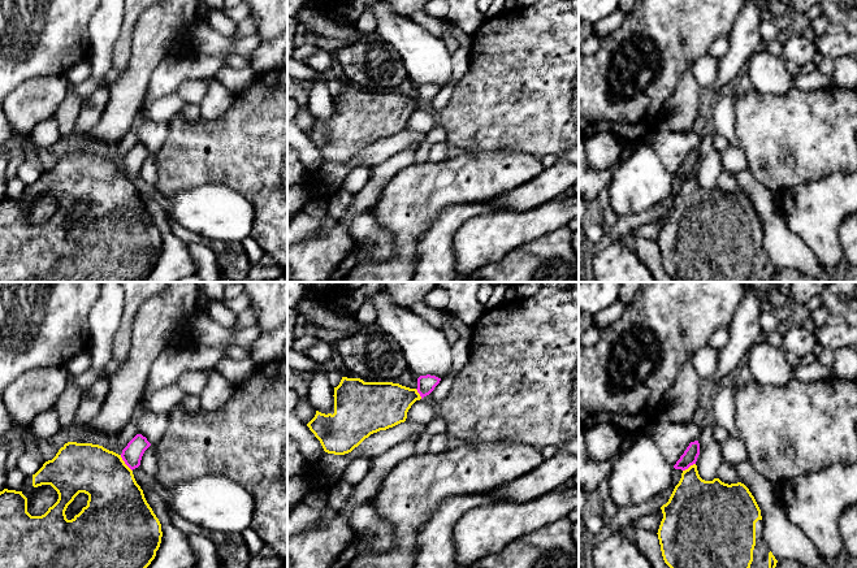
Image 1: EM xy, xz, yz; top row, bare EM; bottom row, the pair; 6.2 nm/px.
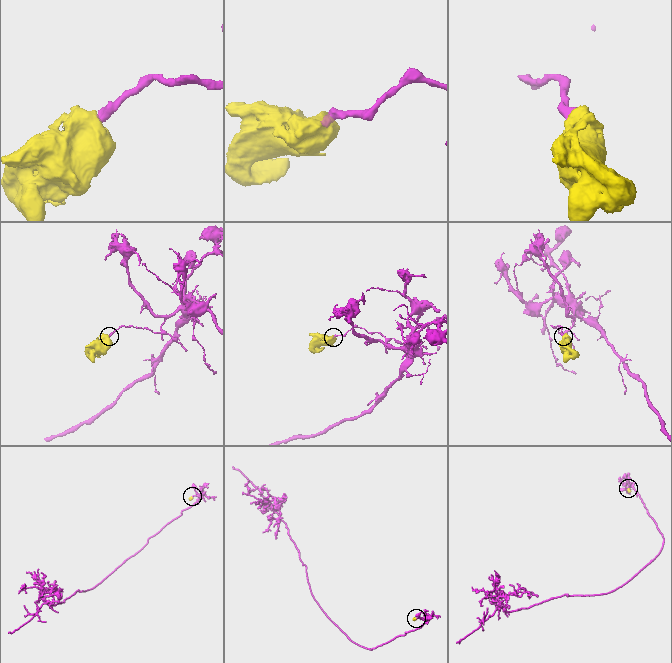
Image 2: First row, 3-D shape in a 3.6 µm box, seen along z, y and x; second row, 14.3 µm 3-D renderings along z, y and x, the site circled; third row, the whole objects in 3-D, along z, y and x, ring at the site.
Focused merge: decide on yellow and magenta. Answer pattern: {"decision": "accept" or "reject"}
{"decision": "reject"}

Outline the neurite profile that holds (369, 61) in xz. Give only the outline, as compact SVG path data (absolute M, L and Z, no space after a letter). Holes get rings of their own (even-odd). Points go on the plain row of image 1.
M378 32L362 34L351 44L330 53L339 62L343 75L368 91L390 91L408 78L402 57Z

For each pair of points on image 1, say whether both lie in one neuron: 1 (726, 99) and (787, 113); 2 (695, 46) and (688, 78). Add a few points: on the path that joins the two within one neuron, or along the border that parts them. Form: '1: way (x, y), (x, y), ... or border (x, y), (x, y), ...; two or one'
1: border (734, 95), (735, 130); two
2: border (691, 63), (674, 90); two

